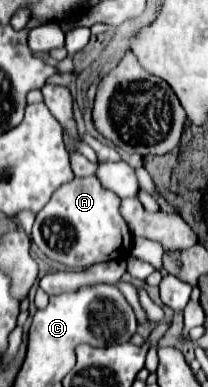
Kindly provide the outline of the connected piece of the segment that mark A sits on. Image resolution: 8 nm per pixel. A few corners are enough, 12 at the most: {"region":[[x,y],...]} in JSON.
{"region":[[74,178],[38,212],[32,242],[70,270],[126,258],[120,198]]}

